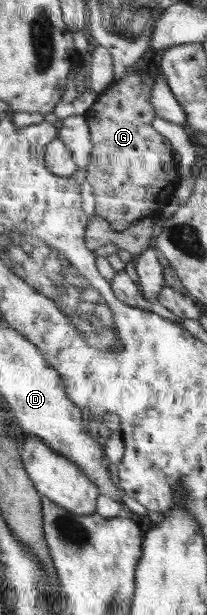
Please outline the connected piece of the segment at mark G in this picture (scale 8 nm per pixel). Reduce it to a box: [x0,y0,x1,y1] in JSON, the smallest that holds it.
[82,70,178,232]

